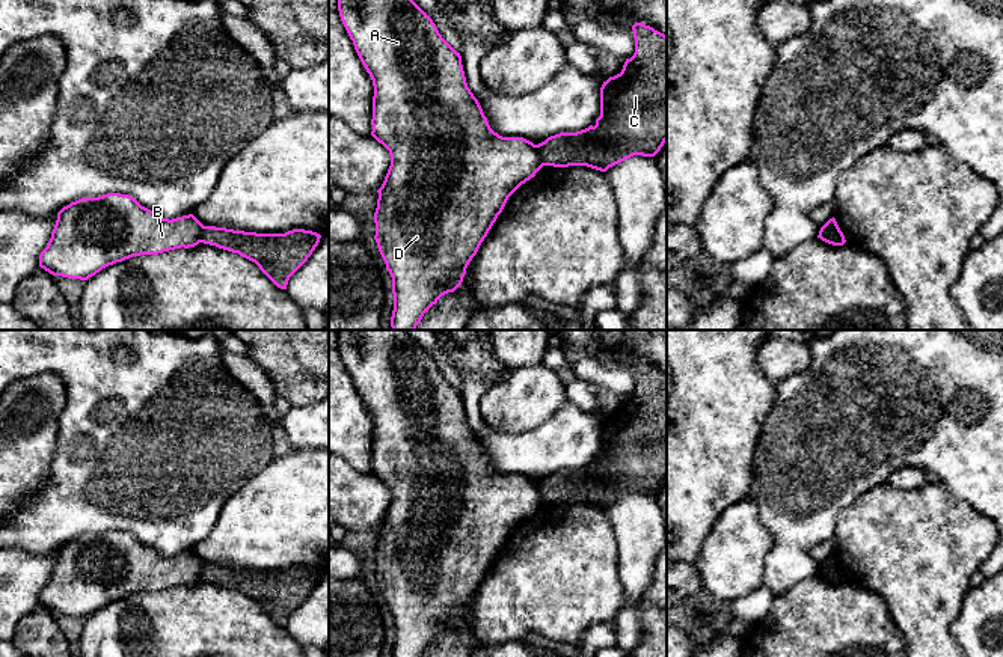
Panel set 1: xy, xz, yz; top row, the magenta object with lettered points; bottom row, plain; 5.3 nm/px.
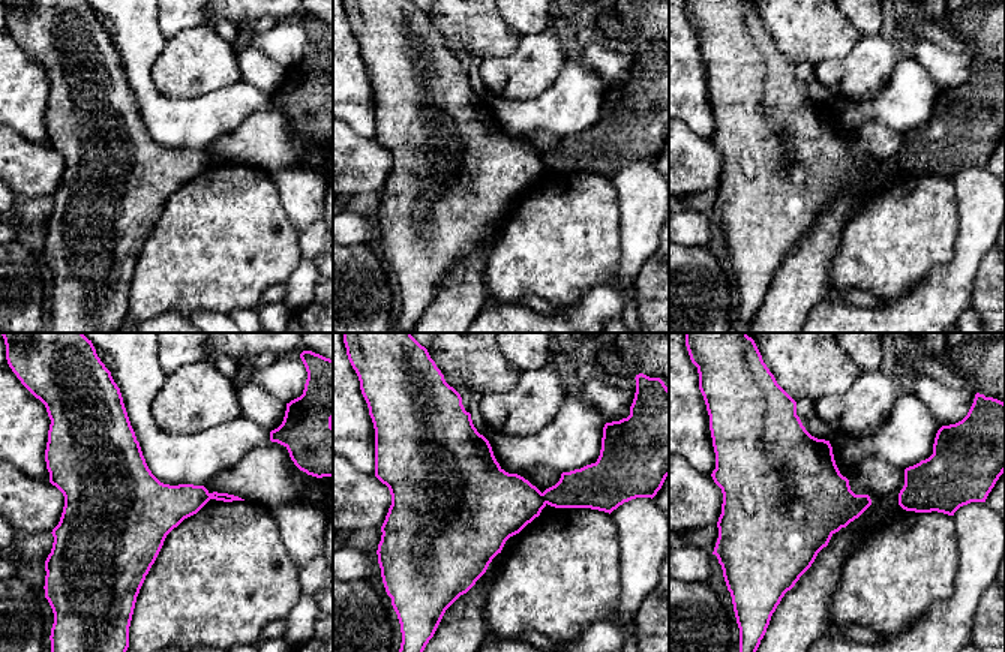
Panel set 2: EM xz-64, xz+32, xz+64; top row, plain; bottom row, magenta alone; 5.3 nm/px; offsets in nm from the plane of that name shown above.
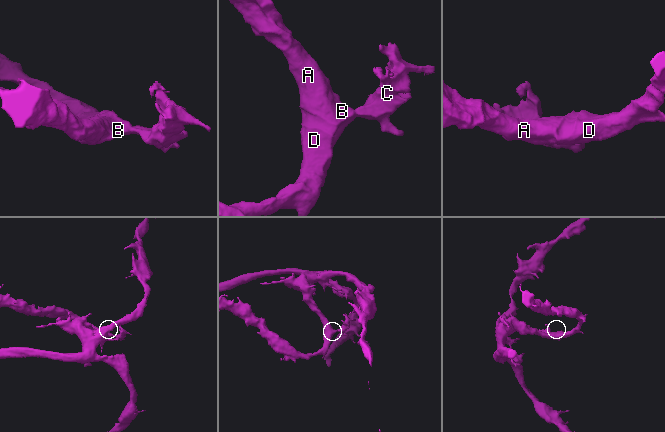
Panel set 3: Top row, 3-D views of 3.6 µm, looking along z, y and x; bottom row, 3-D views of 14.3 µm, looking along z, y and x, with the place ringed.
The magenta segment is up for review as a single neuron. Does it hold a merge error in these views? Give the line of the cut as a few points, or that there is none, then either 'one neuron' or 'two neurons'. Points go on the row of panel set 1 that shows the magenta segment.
cut xz (536, 145), (543, 165); two neurons

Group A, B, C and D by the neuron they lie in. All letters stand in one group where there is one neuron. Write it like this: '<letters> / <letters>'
A B D / C

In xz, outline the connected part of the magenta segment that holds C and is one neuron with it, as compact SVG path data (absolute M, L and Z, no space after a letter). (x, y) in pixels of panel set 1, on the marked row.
M632 26L635 53L620 74L600 87L600 116L596 125L560 133L537 145L543 166L587 166L600 172L633 157L655 157L667 142L667 36L650 26Z

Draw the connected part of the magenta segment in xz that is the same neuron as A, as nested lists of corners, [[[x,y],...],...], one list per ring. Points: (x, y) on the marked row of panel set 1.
[[[338,0],[341,21],[374,86],[373,131],[391,155],[374,212],[379,252],[392,277],[392,330],[415,330],[437,300],[454,292],[508,197],[543,167],[537,145],[495,133],[468,87],[462,56],[413,0]]]

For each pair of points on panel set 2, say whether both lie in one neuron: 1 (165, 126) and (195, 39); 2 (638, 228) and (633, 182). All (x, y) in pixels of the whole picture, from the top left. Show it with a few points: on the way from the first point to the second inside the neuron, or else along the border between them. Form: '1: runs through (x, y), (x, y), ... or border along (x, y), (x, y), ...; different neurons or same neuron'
1: border along (150, 74), (155, 86), (173, 98), (210, 93); different neurons
2: runs through (638, 216), (638, 194); same neuron

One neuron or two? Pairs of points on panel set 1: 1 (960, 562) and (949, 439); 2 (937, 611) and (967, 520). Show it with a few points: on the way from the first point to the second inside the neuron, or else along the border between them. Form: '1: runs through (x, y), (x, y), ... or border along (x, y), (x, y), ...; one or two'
1: border along (938, 479), (984, 514); two
2: runs through (937, 588), (937, 550), (944, 543); one

